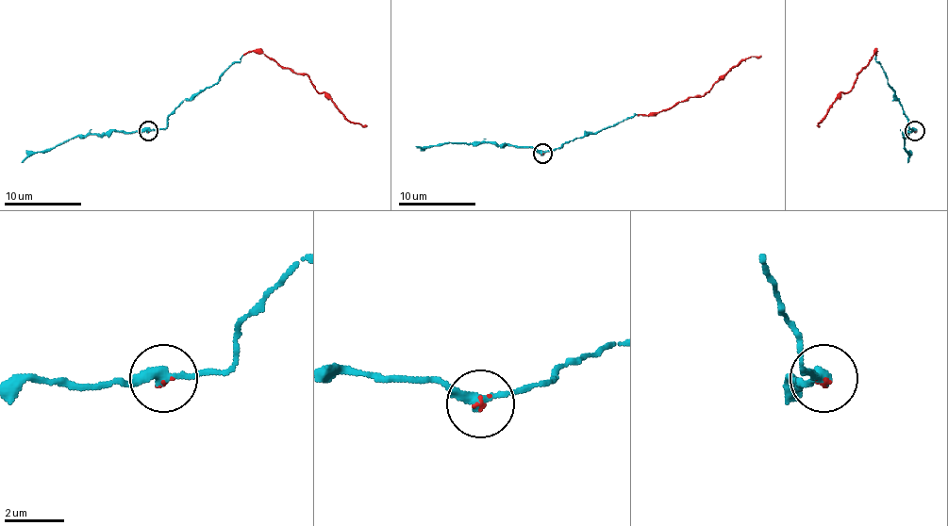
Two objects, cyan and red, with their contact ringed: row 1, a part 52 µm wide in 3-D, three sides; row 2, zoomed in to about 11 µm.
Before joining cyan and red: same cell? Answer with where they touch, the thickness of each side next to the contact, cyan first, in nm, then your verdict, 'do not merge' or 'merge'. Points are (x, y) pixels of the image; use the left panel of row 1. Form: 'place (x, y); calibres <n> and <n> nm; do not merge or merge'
place (148, 130); calibres 320 and 90 nm; merge

